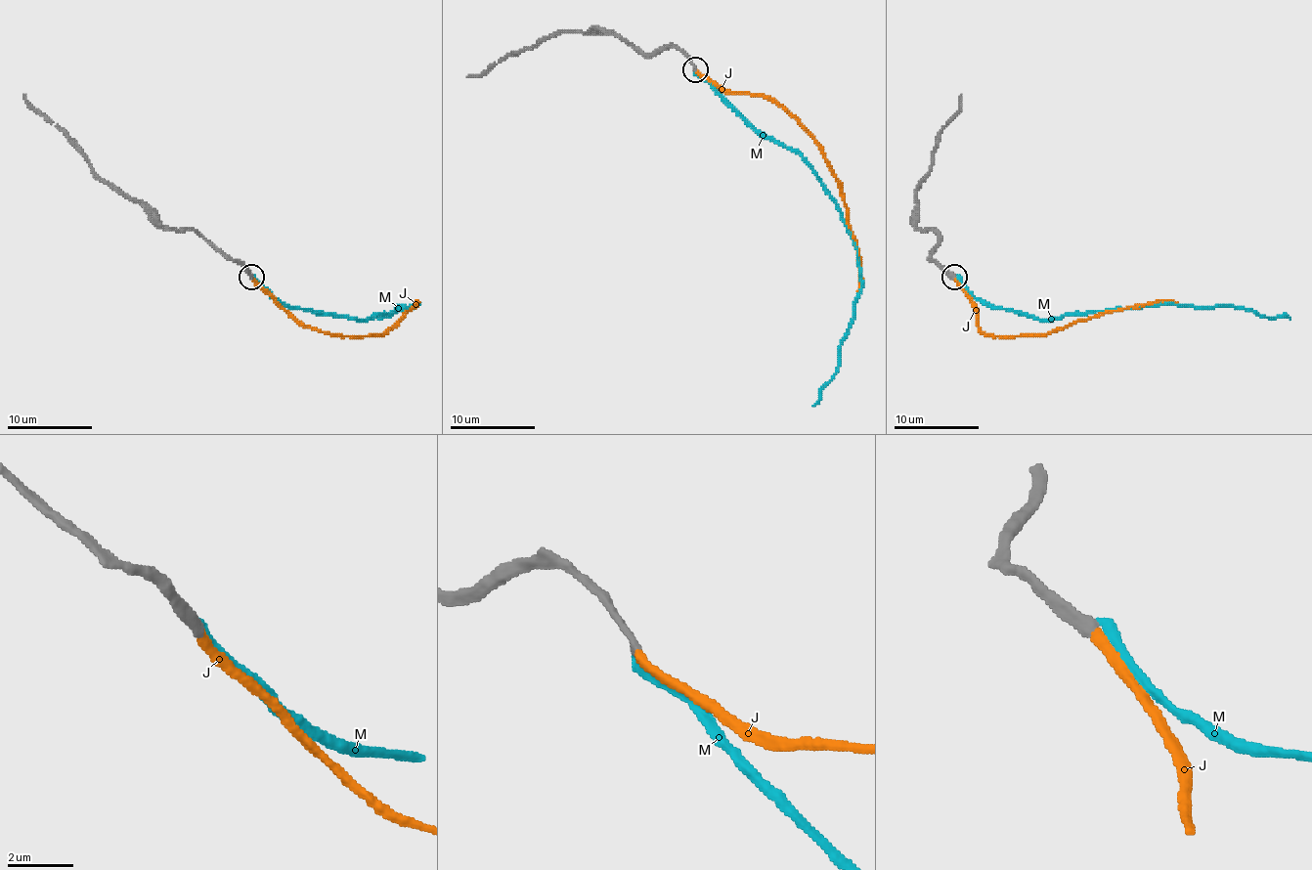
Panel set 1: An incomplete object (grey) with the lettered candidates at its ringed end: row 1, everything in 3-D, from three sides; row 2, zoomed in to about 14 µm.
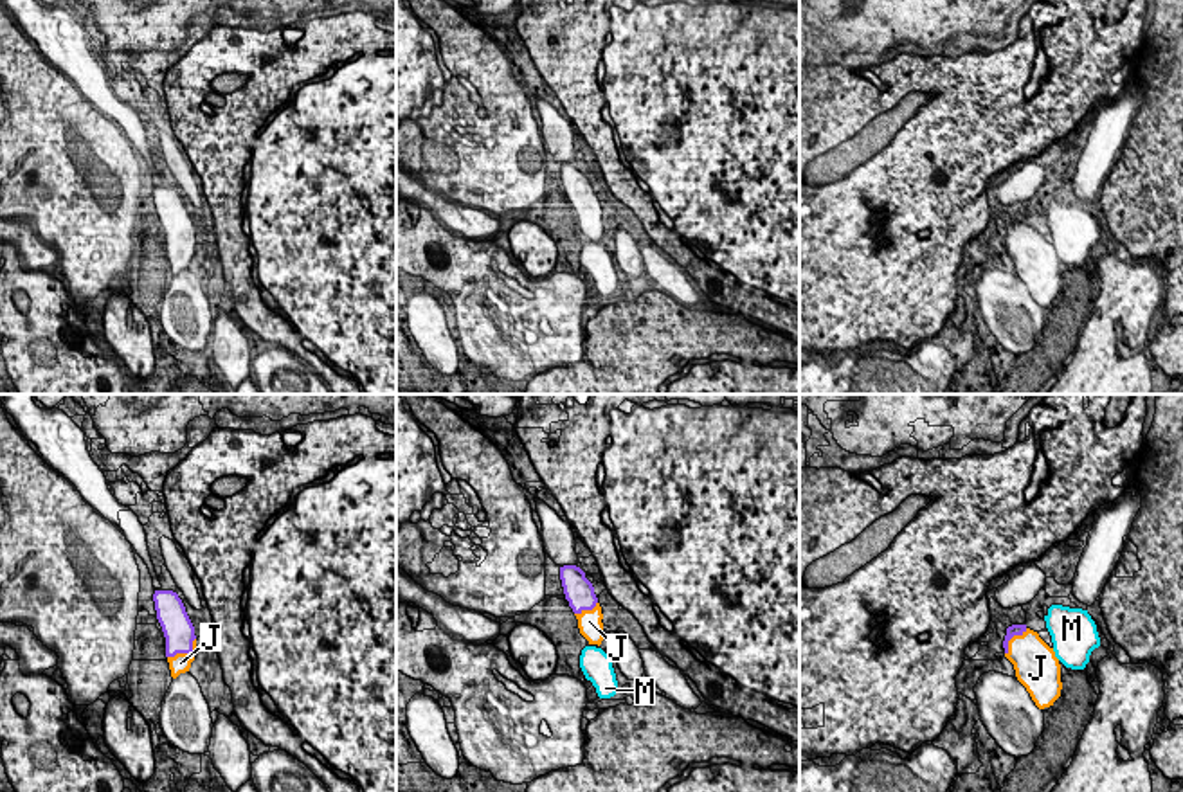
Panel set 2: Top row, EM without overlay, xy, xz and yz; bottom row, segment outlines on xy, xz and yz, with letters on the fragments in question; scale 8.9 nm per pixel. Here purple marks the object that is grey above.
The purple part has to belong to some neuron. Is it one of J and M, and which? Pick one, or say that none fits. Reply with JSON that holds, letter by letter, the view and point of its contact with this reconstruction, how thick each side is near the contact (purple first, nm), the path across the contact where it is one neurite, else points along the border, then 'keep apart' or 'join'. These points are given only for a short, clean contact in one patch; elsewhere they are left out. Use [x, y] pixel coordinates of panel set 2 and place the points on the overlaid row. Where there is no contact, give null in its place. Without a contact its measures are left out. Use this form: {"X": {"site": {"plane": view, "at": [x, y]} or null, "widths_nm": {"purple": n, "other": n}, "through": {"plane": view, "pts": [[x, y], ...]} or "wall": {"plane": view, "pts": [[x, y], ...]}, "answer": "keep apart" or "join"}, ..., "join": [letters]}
{"J": {"site": {"plane": "xy", "at": [186, 652]}, "widths_nm": {"purple": 280, "other": 180}, "answer": "join"}, "M": {"site": null, "answer": "keep apart"}, "join": ["J"]}

